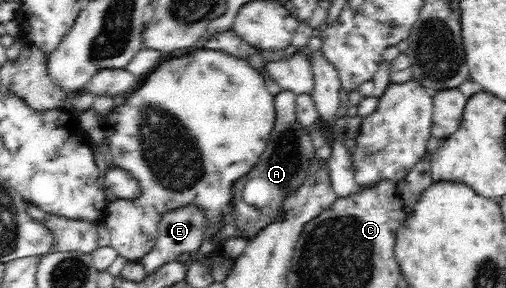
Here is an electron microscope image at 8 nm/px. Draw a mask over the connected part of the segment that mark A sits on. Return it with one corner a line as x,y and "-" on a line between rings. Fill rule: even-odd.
283,90
275,96
276,120
270,140
256,166
235,189
233,200
235,223
251,236
256,236
269,224
283,220
283,216
280,216
283,198
302,188
311,162
315,158
316,148
312,144
308,127
300,124
296,116
296,95
290,90

